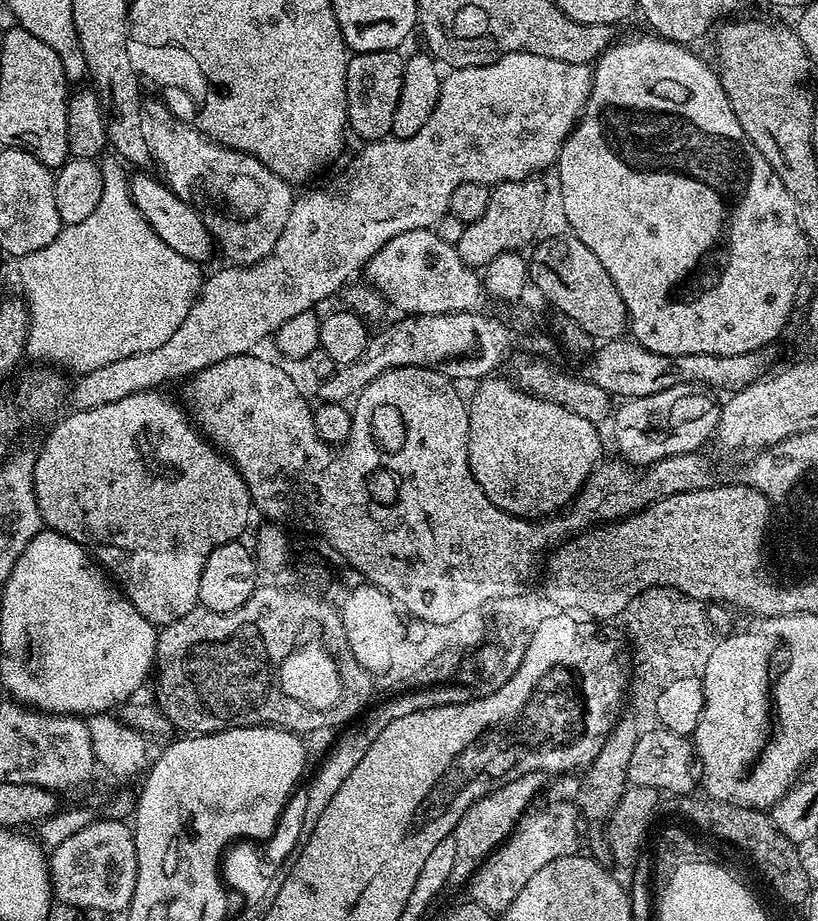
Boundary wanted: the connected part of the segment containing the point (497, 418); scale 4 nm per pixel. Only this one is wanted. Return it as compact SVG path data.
M485 378L475 385L468 406L468 461L486 498L503 512L533 522L567 509L580 487L601 463L600 432L597 425L572 414L552 401L540 400L521 391L511 379Z

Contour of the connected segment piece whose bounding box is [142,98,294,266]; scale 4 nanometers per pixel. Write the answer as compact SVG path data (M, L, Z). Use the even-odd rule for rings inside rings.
M158 98L145 103L142 108L142 131L148 139L151 157L160 163L162 179L172 193L188 201L193 210L200 215L206 230L212 236L215 247L225 256L232 266L247 266L265 260L278 246L282 230L286 230L286 220L292 213L294 199L293 185L283 180L259 156L240 152L236 148L225 148L223 143L216 144L203 131L189 128L178 119Z

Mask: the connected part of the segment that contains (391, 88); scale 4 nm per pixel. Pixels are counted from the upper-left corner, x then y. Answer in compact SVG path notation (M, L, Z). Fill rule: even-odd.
M399 51L390 52L358 52L348 61L346 70L346 98L348 99L348 126L351 135L361 136L361 141L371 142L385 139L391 133L394 122L394 110L398 106L398 98L402 94L404 81L405 57Z

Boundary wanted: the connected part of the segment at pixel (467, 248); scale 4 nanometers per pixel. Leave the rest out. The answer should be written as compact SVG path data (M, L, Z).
M536 178L515 180L497 184L491 189L490 202L486 202L486 214L482 214L478 222L464 225L462 238L454 246L464 264L473 270L483 270L490 262L494 262L496 256L520 252L537 239L536 231L544 216L544 188L538 181Z

